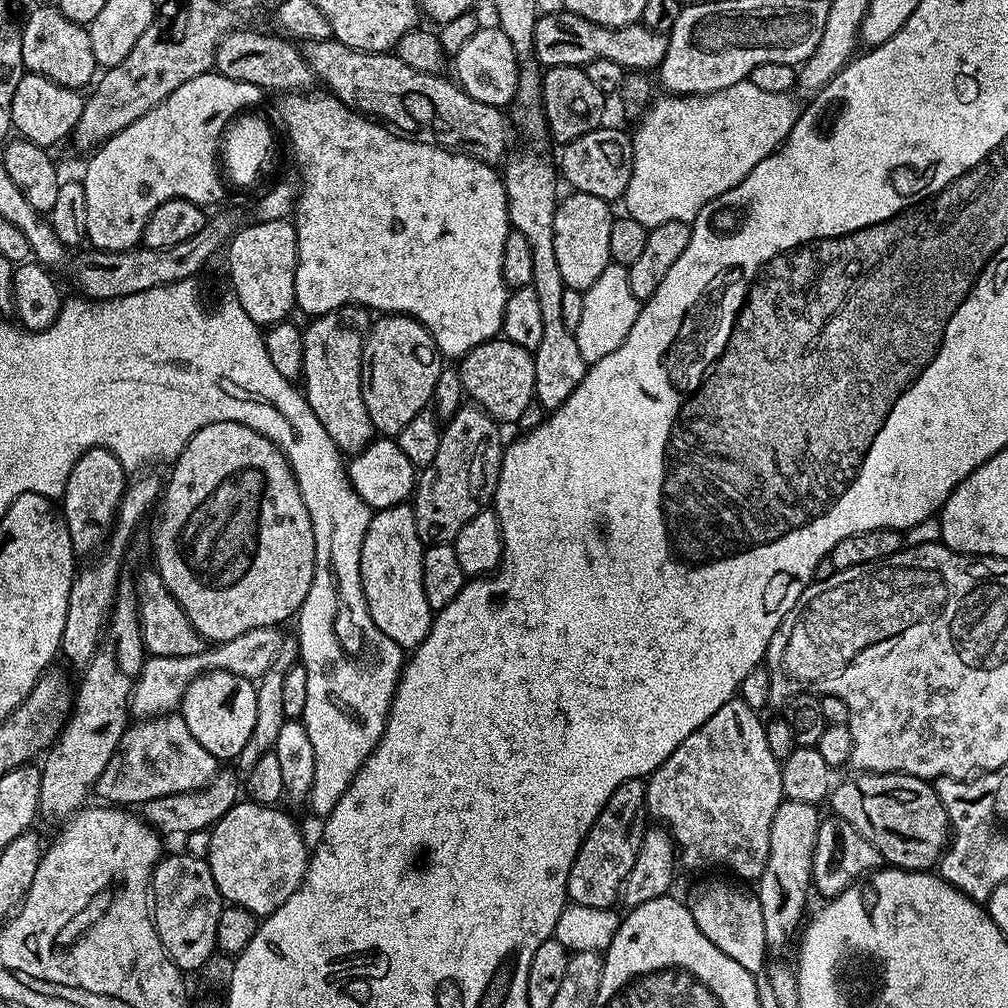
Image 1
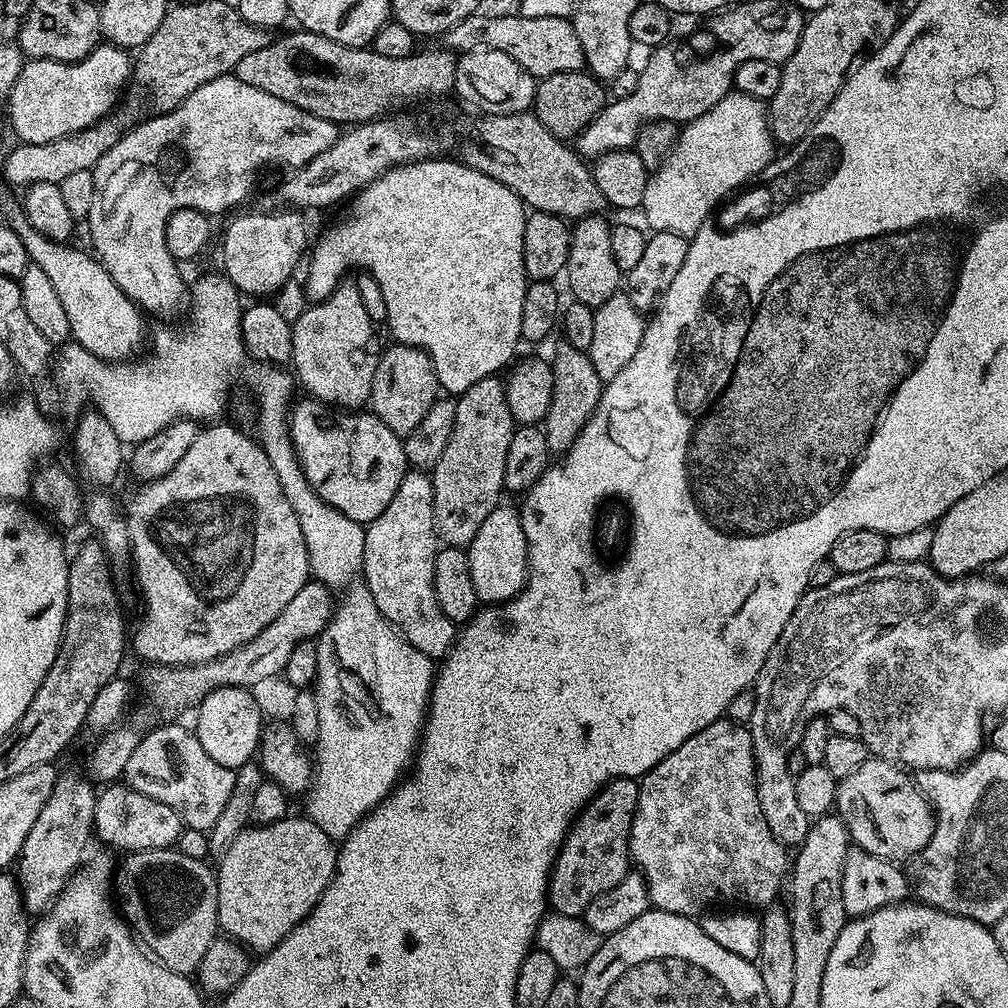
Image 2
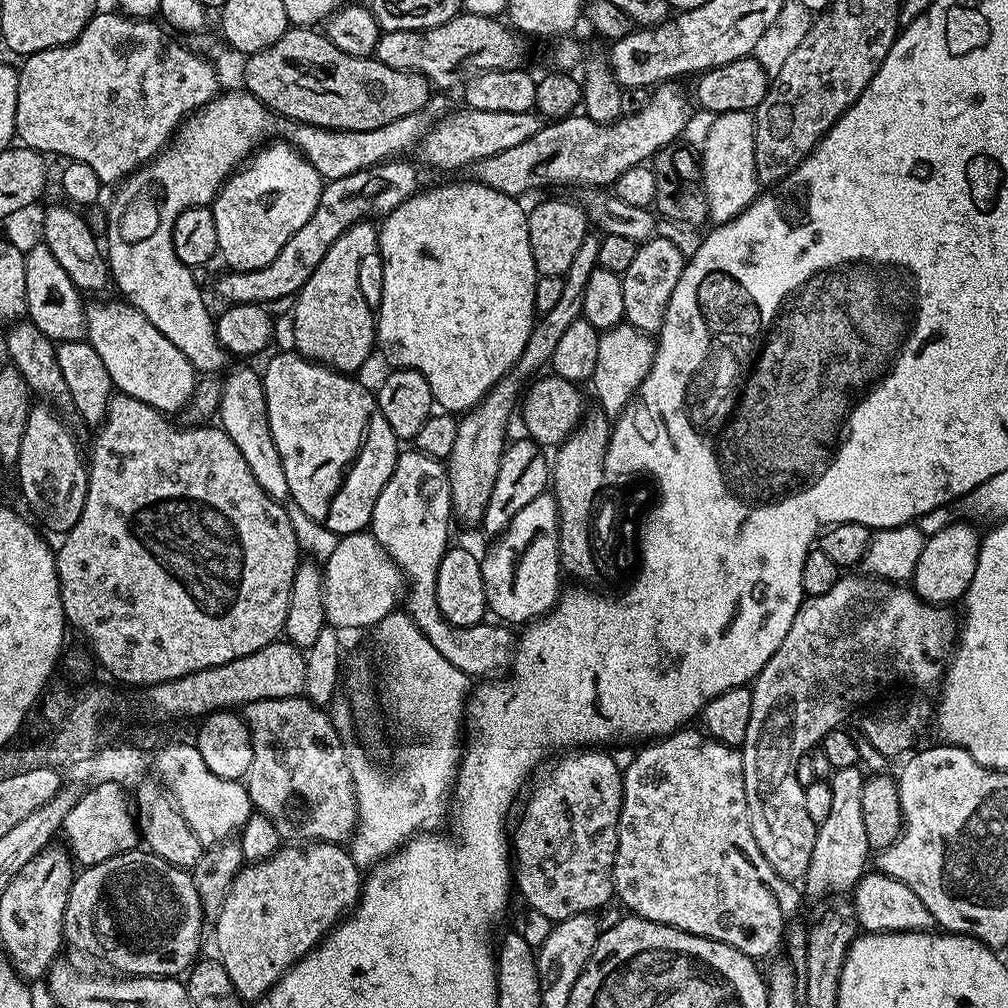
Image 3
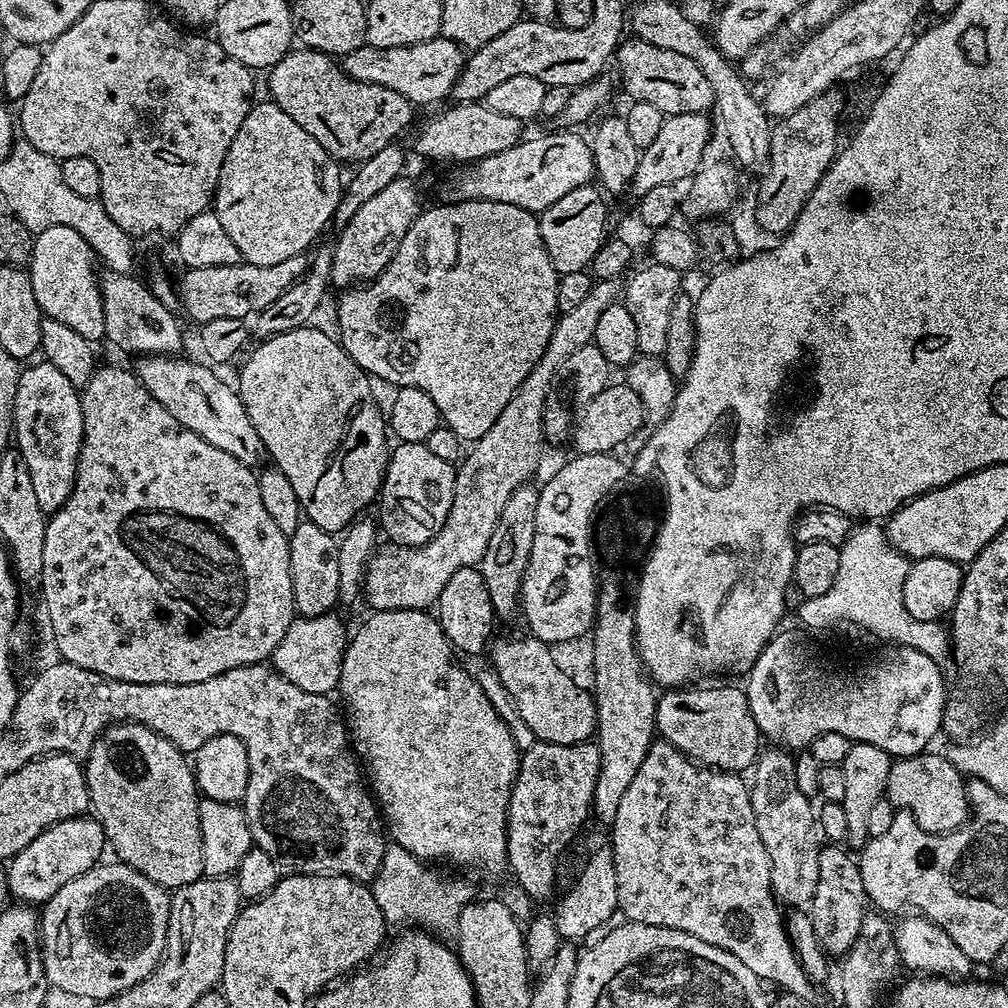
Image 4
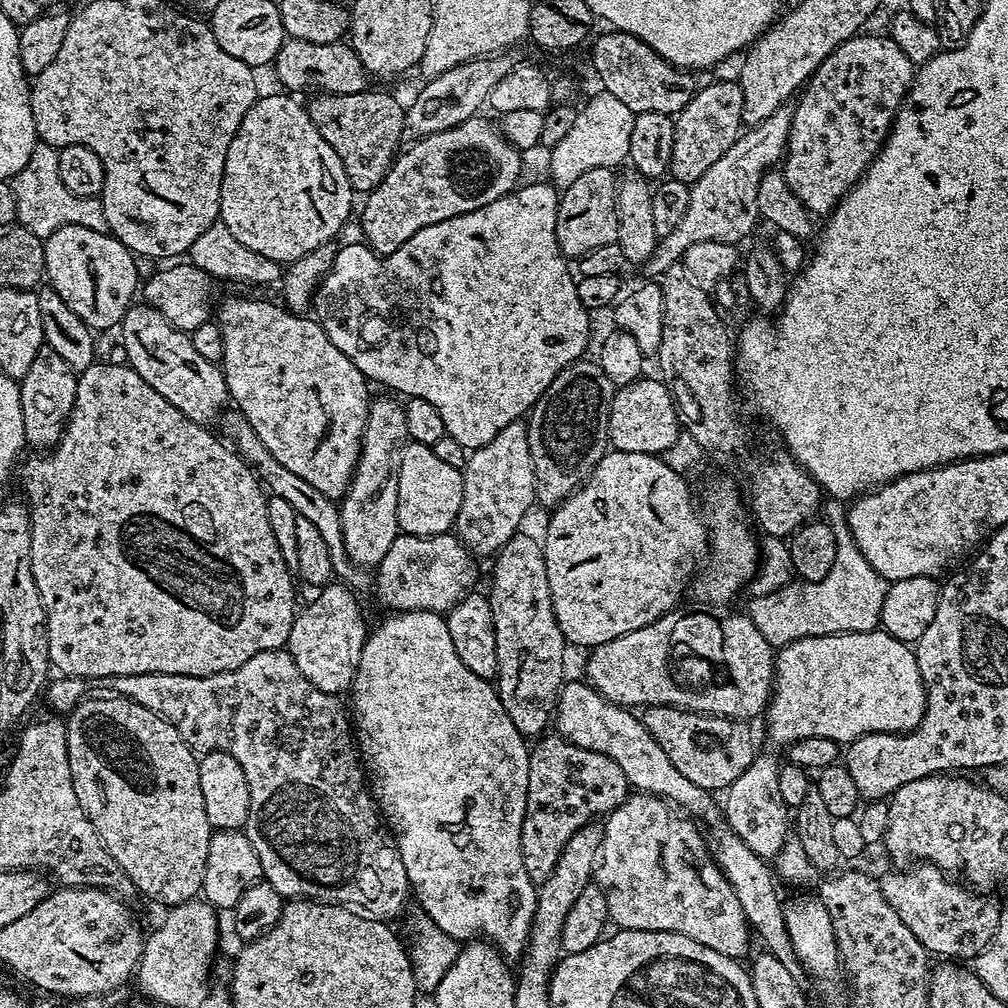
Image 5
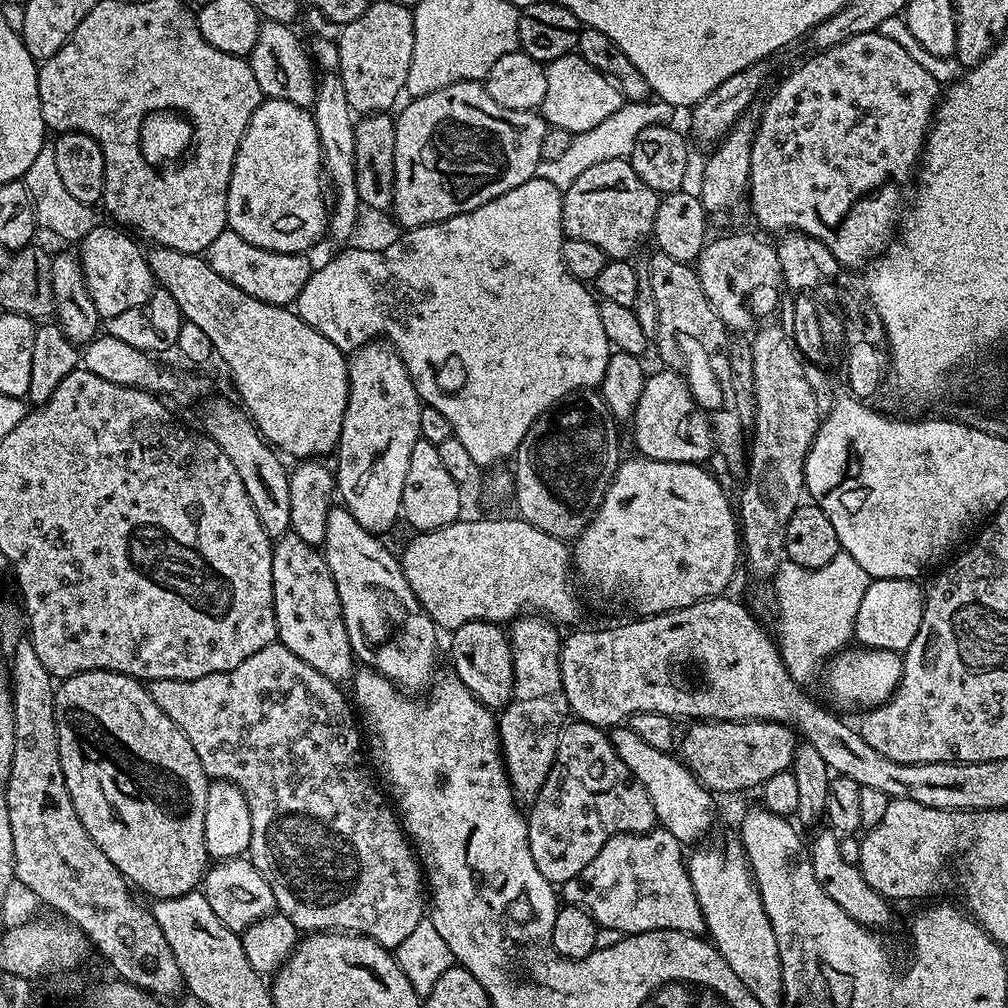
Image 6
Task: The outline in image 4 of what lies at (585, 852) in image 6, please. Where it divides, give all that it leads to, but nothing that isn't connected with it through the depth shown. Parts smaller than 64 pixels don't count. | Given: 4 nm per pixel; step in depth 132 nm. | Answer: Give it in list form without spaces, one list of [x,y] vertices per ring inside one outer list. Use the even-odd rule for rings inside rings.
[[[538,742],[522,753],[520,769],[508,799],[507,871],[528,896],[544,896],[556,884],[556,863],[576,836],[576,831],[590,820],[594,782],[600,773],[600,748],[594,742],[583,744],[545,744]]]

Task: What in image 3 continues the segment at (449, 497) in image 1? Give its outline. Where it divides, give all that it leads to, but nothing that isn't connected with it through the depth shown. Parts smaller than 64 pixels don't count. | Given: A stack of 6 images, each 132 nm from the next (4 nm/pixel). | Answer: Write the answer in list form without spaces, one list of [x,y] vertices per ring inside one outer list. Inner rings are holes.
[[[590,234],[582,242],[578,254],[574,254],[574,262],[570,262],[570,270],[563,275],[562,295],[554,310],[543,313],[532,327],[530,342],[526,342],[526,350],[518,358],[518,362],[480,399],[475,408],[471,408],[459,417],[458,439],[454,442],[454,450],[448,455],[446,467],[450,494],[452,495],[452,514],[457,521],[464,524],[479,525],[486,514],[486,502],[490,502],[490,494],[494,490],[494,482],[498,478],[498,466],[502,462],[502,454],[506,447],[508,423],[512,420],[512,411],[518,408],[520,383],[535,370],[539,364],[547,365],[554,354],[554,346],[562,339],[562,333],[584,315],[582,298],[586,294],[586,281],[598,266],[598,248],[600,240]]]

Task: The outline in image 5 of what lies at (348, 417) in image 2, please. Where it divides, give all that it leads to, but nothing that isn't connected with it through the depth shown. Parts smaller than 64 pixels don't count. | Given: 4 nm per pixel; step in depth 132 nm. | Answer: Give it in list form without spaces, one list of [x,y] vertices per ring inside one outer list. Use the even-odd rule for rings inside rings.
[[[228,300],[221,308],[219,305],[215,309],[214,316],[222,330],[224,342],[222,367],[228,395],[240,415],[246,418],[246,422],[250,422],[254,434],[258,434],[258,438],[262,438],[262,446],[266,446],[266,450],[270,450],[270,454],[274,454],[274,458],[278,458],[278,462],[282,462],[282,466],[286,466],[286,470],[298,474],[298,478],[303,478],[305,482],[310,482],[310,486],[314,486],[314,490],[320,490],[322,494],[326,494],[326,498],[339,501],[348,491],[348,483],[352,481],[352,476],[356,472],[356,463],[360,457],[360,443],[364,438],[364,427],[370,403],[370,395],[368,396],[370,384],[364,379],[358,366],[354,366],[351,356],[342,354],[342,350],[338,350],[338,346],[334,346],[334,342],[330,342],[330,338],[324,333],[324,327],[319,322],[312,318],[307,320],[307,315],[297,314],[295,311],[289,311],[288,308],[277,304],[271,304],[268,300]]]

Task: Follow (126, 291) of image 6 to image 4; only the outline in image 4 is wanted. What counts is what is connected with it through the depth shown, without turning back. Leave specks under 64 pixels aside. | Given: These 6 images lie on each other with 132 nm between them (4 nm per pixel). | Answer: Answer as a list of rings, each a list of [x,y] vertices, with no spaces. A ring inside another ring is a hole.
[[[69,226],[47,227],[32,237],[32,253],[26,271],[41,313],[49,320],[62,322],[62,326],[70,326],[70,330],[93,342],[105,339],[102,294],[96,266],[98,260],[91,246]]]

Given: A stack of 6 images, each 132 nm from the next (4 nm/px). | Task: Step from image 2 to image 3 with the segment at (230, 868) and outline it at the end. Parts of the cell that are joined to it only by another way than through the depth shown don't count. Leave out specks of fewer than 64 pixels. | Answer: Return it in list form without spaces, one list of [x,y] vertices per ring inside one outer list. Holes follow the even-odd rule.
[[[308,842],[303,846],[281,846],[270,858],[245,863],[244,867],[240,869],[240,873],[234,878],[234,886],[230,886],[230,894],[226,894],[226,902],[222,902],[222,910],[214,917],[214,924],[216,924],[216,948],[220,951],[218,959],[220,965],[226,970],[226,974],[230,974],[230,982],[234,982],[234,990],[240,995],[241,1001],[248,1002],[249,1000],[249,1002],[255,1002],[262,999],[307,952],[311,952],[320,943],[321,939],[327,936],[356,907],[361,891],[361,869],[358,867],[357,861],[353,860],[351,851],[339,844]]]

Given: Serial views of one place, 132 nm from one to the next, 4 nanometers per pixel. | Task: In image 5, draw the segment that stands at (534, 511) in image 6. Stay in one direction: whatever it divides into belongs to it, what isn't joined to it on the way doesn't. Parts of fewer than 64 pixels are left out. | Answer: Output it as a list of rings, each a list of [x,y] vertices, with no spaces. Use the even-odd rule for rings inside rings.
[[[581,358],[574,361],[566,370],[550,382],[550,386],[538,398],[527,417],[528,441],[530,442],[530,462],[534,462],[534,478],[536,479],[536,504],[545,504],[548,510],[556,507],[572,495],[589,474],[602,462],[605,452],[609,451],[608,419],[612,409],[612,400],[616,396],[617,385],[602,370],[595,359]]]

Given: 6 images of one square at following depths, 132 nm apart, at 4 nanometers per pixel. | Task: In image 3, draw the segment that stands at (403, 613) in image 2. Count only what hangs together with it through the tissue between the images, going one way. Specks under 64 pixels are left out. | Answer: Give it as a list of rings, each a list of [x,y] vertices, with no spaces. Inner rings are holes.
[[[401,451],[396,457],[390,482],[382,486],[382,494],[378,494],[378,502],[374,502],[370,525],[372,536],[404,573],[408,617],[422,634],[426,634],[426,638],[430,638],[438,654],[470,678],[492,678],[503,673],[512,663],[514,636],[508,633],[511,631],[500,622],[481,622],[469,628],[454,626],[444,617],[442,610],[438,610],[436,579],[438,566],[450,547],[448,527],[451,524],[454,524],[454,517],[447,467],[421,452]]]

